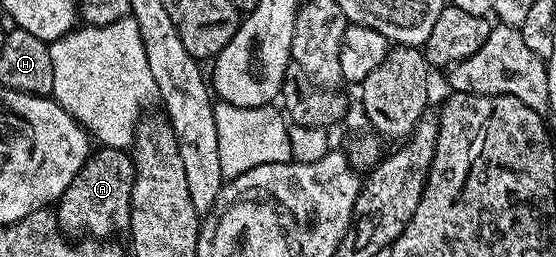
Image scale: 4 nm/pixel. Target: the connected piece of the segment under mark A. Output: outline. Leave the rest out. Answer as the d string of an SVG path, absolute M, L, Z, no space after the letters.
M96 147L85 166L73 178L65 194L57 201L59 231L71 238L111 238L114 232L126 233L131 226L131 195L135 181L135 161L122 148Z

